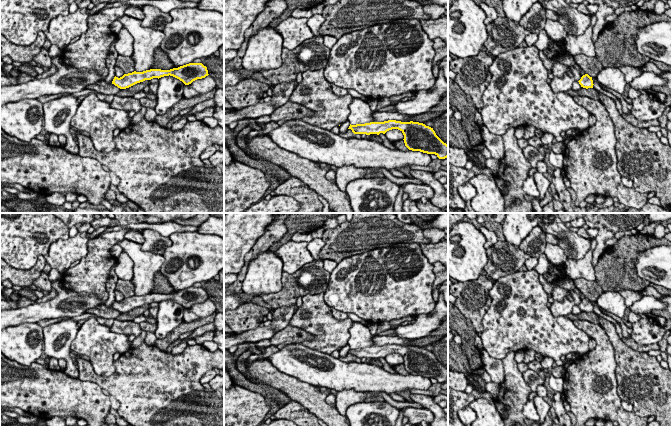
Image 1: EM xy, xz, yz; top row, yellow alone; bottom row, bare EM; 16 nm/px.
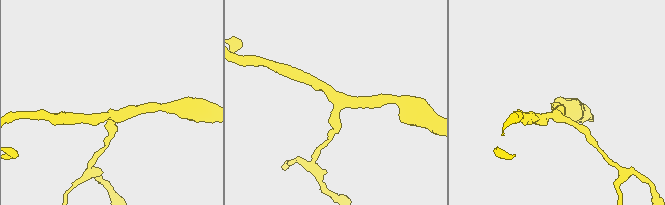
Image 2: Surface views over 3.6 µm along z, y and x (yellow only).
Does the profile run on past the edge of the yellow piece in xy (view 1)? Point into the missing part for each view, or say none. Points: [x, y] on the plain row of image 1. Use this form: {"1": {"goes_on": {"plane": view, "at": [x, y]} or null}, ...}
{"1": {"goes_on": null}}

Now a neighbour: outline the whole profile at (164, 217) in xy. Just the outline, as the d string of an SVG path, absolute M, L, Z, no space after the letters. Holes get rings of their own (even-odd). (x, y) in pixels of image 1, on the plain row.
M143 213L146 216L157 217L161 220L161 223L173 222L176 219L187 220L193 218L197 213Z

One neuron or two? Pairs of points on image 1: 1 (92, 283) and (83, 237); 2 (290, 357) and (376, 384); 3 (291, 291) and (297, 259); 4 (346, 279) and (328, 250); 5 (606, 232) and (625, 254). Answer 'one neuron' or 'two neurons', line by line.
1: two neurons
2: one neuron
3: two neurons
4: two neurons
5: two neurons

